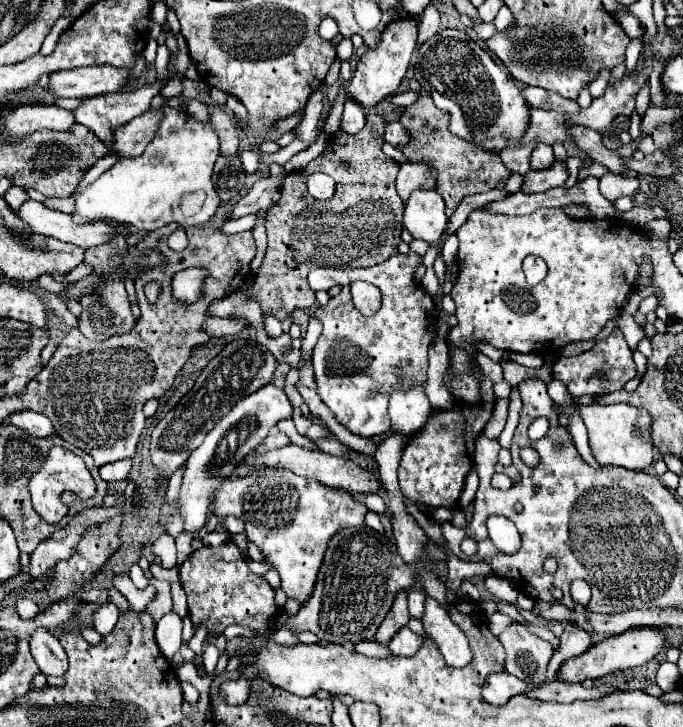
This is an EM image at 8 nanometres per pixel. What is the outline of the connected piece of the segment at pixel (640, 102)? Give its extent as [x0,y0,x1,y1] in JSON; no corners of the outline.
[635,82,650,120]

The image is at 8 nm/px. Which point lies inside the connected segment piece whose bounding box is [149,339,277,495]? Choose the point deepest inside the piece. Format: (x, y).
(244, 365)

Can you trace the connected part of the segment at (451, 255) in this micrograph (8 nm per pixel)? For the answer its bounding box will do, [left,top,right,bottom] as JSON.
[441,234,459,267]

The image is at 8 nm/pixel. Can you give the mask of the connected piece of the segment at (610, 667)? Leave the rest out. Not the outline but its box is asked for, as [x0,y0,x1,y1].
[557,627,667,683]

